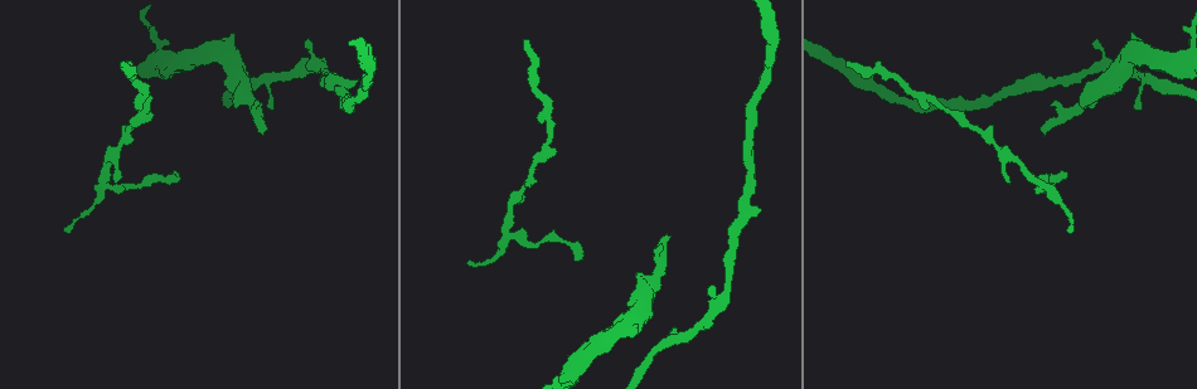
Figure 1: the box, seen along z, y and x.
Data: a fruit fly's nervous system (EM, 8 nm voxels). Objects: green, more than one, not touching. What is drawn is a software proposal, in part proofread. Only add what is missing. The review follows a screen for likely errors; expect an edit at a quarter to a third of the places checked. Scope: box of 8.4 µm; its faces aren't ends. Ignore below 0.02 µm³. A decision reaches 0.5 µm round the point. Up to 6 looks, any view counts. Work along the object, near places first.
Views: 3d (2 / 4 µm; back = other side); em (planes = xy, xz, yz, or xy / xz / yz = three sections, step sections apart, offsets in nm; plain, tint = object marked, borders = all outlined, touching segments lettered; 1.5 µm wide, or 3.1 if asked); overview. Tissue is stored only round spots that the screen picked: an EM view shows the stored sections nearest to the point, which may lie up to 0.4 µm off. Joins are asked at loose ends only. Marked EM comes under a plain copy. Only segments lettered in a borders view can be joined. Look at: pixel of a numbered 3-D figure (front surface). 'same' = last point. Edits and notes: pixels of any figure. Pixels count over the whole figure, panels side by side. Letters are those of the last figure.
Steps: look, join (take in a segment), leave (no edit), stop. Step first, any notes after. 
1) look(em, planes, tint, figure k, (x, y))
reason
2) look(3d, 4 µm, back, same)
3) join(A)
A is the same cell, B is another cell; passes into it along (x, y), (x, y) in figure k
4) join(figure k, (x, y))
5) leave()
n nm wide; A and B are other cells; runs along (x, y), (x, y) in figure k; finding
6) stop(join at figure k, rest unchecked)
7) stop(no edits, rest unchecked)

look(em, xz, step 8, tint, figure 1, (1096, 38))
tapers out

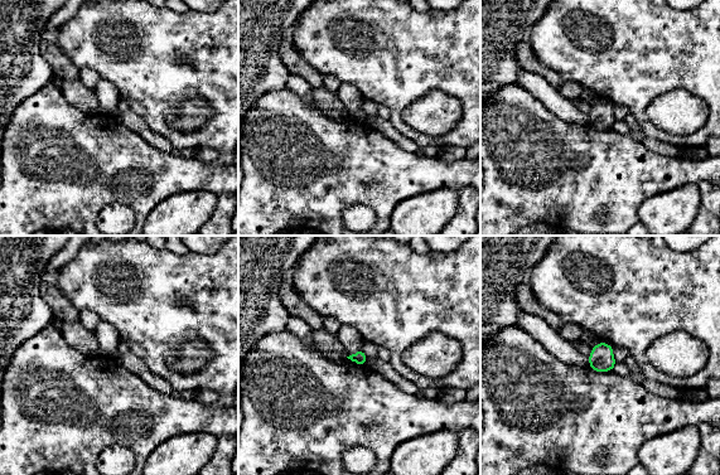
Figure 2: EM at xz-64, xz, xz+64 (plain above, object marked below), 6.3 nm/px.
look(em, planes, borders, same)
cut it another way

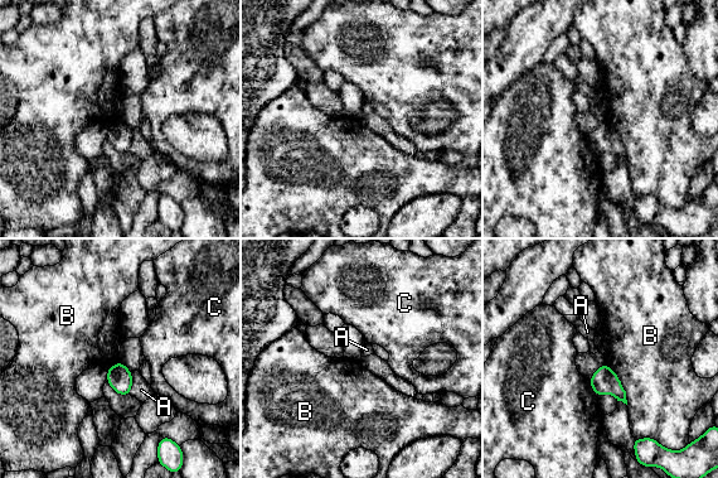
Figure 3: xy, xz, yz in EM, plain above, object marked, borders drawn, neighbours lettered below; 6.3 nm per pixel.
leave()
160 nm wide; A, B and C are other cells; border along (131, 371), (132, 385), (129, 394) in figure 3; none of them fits

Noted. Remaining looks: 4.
look(3d, 2 µm, figure 1, (1065, 173))
an open end

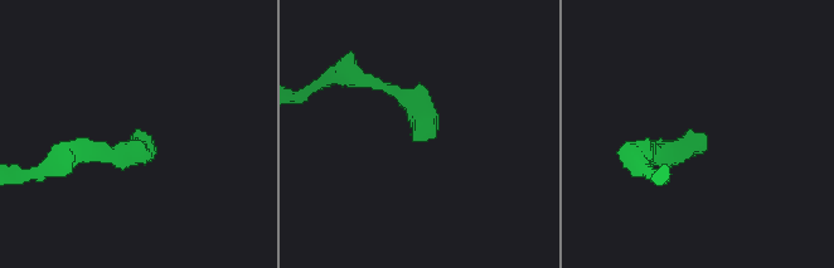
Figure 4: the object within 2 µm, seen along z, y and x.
look(em, xy, step 4, borders, figure 4, (412, 137))

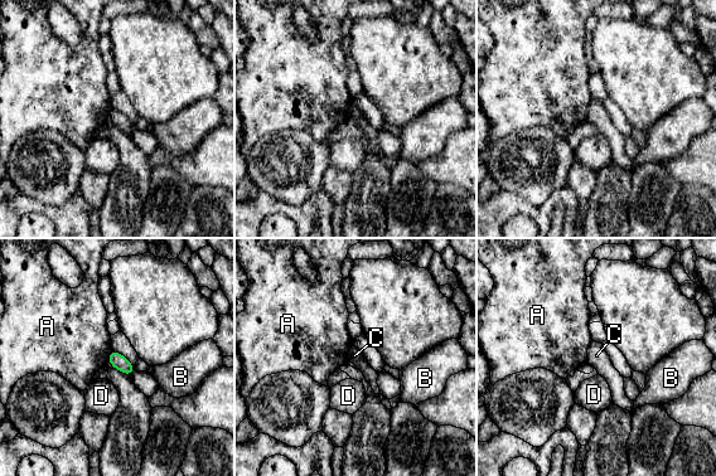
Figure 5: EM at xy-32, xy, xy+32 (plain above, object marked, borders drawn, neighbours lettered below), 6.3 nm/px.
look(em, planes, borders, same)
cut it another way

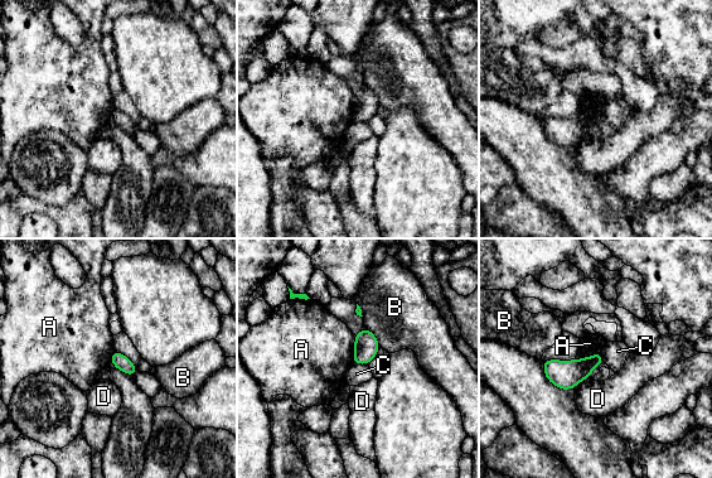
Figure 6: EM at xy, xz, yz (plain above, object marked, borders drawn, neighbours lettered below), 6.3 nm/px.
leave()
100 nm wide; A, B, C and D are other cells; border along (354, 334), (352, 362) in figure 6; none of them fits

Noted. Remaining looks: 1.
stop(no edits, rest unchecked)

